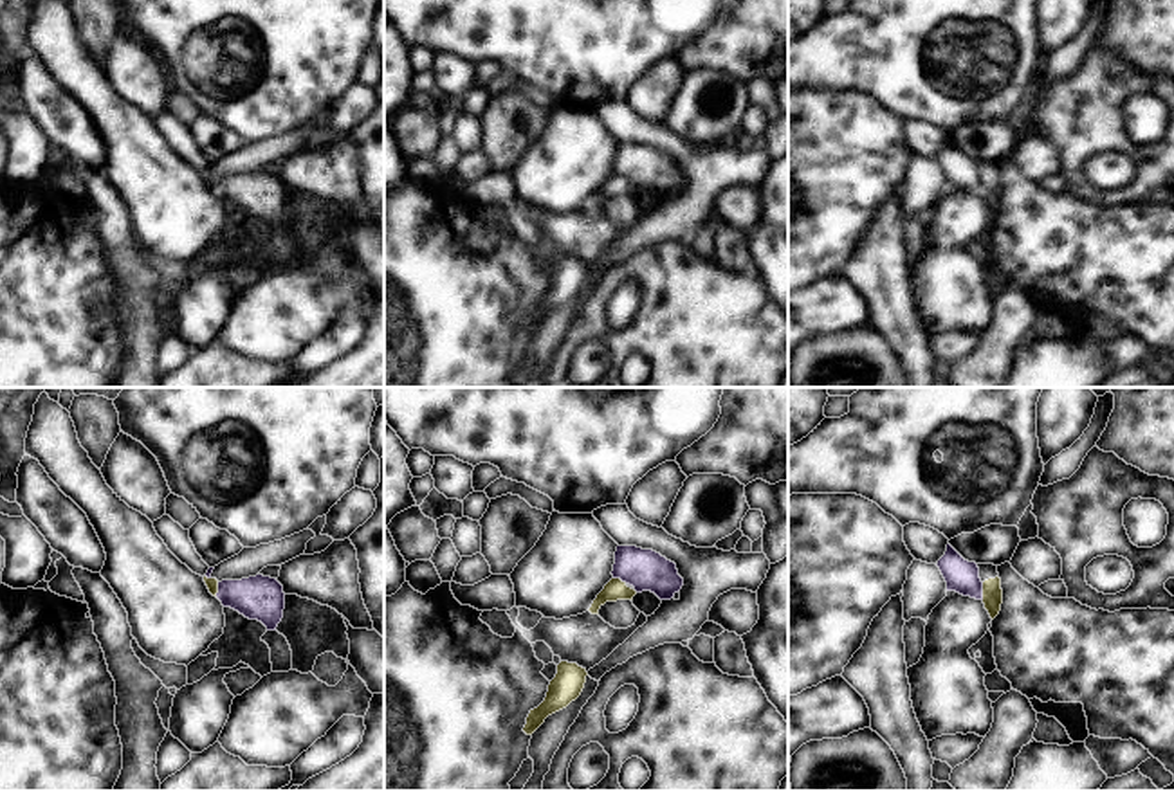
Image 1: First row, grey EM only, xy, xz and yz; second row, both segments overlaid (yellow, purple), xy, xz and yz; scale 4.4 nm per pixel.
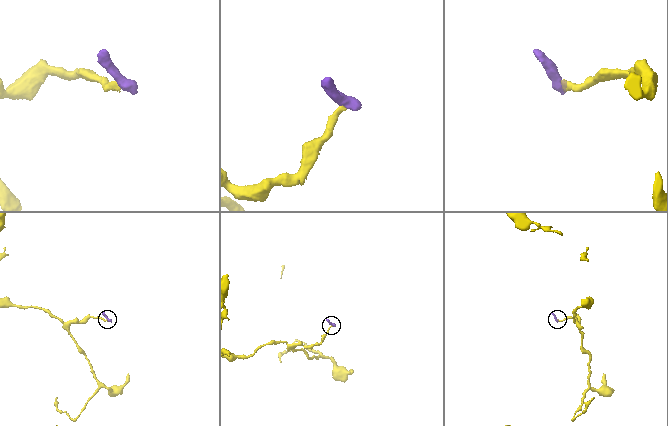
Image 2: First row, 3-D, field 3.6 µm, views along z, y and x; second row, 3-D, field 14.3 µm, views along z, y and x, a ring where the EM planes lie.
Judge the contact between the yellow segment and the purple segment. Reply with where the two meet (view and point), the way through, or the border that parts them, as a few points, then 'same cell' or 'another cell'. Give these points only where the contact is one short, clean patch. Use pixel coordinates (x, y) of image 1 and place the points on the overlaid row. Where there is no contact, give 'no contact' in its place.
contact yz (983, 591); border yz (981, 582), (983, 599); another cell

